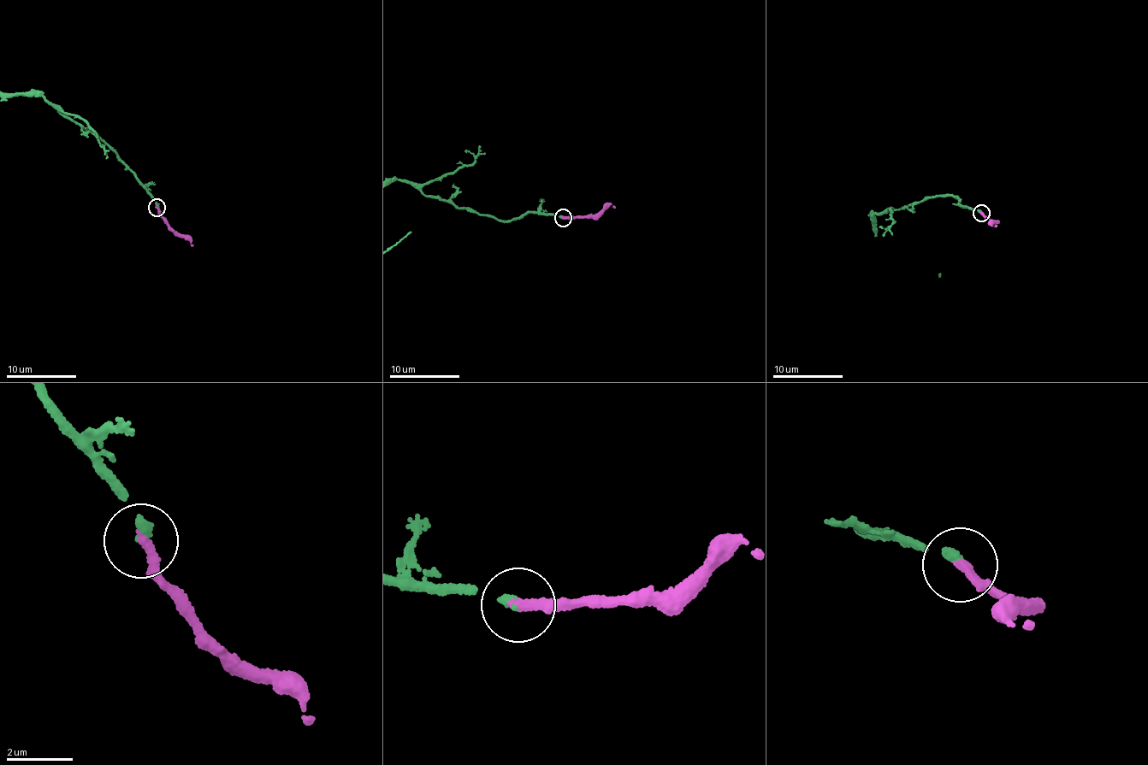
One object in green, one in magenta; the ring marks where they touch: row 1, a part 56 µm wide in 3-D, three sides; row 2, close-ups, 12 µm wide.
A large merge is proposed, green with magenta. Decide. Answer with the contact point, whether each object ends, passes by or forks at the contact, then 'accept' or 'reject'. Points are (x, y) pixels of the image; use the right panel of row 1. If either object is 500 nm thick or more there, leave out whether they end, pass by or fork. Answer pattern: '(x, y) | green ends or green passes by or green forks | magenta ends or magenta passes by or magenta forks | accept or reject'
(981, 213) | green ends | magenta ends | accept

